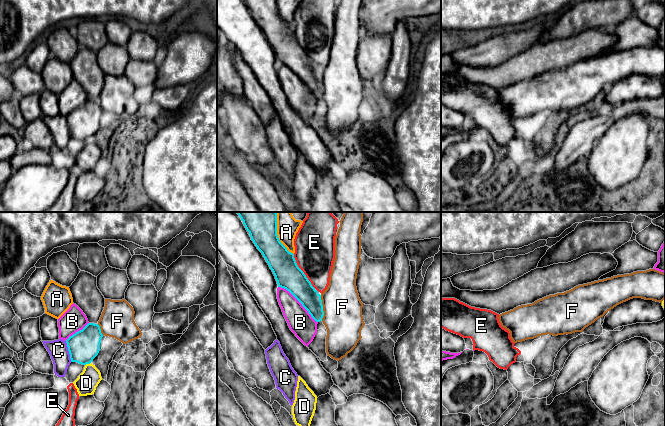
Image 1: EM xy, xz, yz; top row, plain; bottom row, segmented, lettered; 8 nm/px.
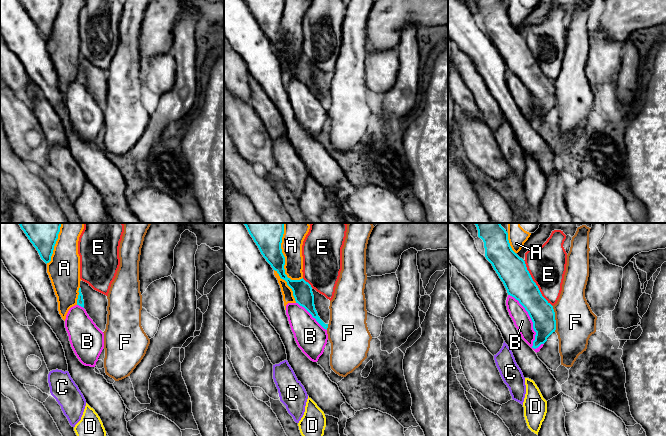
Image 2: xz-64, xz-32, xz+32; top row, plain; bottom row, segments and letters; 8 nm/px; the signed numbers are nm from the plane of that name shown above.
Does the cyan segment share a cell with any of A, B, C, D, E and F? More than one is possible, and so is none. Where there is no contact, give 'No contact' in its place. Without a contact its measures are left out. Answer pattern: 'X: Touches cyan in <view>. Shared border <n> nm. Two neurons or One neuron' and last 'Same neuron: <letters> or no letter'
A: Touches cyan in xz. Shared border 280 nm. Two neurons
B: Touches cyan in xz. Shared border 440 nm. Two neurons
C: Touches cyan in xy. Shared border 180 nm. Two neurons
D: Touches cyan in xy. Shared border 50 nm. Two neurons
E: Touches cyan in xz. Shared border 360 nm. Two neurons
F: Touches cyan in xz. Shared border 200 nm. Two neurons
Same neuron: no letter

